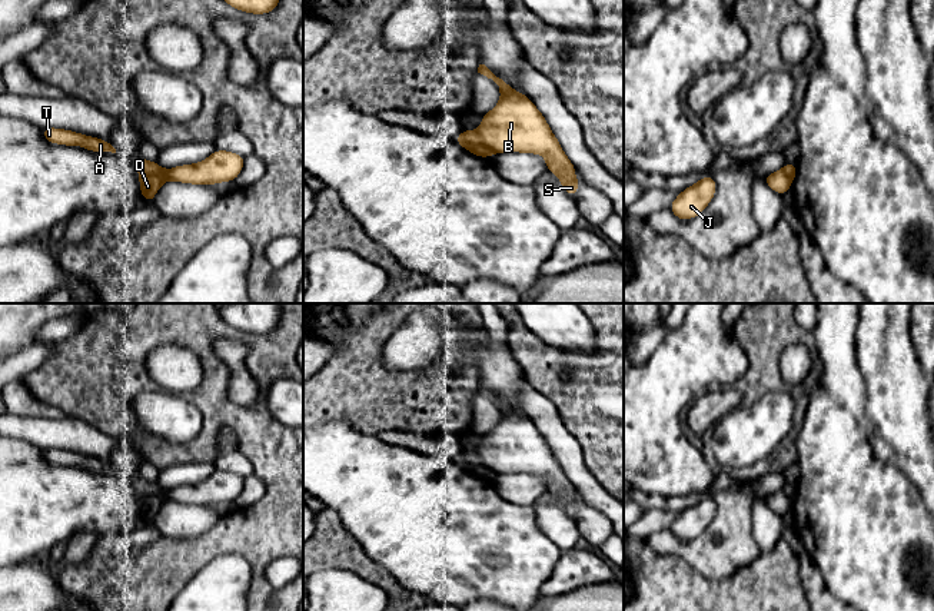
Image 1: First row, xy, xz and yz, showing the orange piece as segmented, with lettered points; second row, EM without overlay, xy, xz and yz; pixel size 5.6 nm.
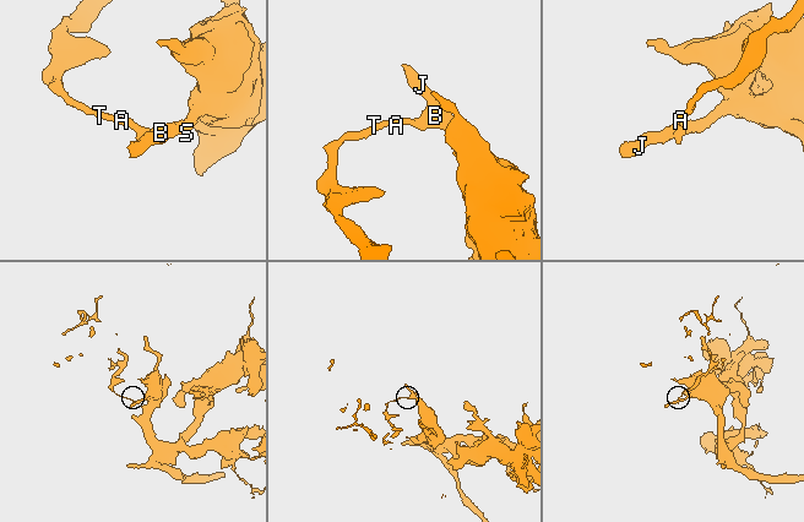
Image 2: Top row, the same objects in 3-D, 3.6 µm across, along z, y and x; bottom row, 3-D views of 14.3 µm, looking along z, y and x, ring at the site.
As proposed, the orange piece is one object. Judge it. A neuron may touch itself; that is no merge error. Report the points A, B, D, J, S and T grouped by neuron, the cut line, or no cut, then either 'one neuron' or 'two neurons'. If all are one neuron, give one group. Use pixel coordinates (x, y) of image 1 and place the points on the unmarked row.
A T / B D J S | xz (456, 457), (464, 462), (484, 464), (492, 474) | two neurons

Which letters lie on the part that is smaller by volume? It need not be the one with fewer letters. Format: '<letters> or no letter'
A, T

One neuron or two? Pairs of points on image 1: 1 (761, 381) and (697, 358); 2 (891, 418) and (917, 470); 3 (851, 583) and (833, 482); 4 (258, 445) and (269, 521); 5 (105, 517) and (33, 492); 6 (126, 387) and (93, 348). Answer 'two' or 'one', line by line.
1: two
2: one
3: one
4: one
5: one
6: one

